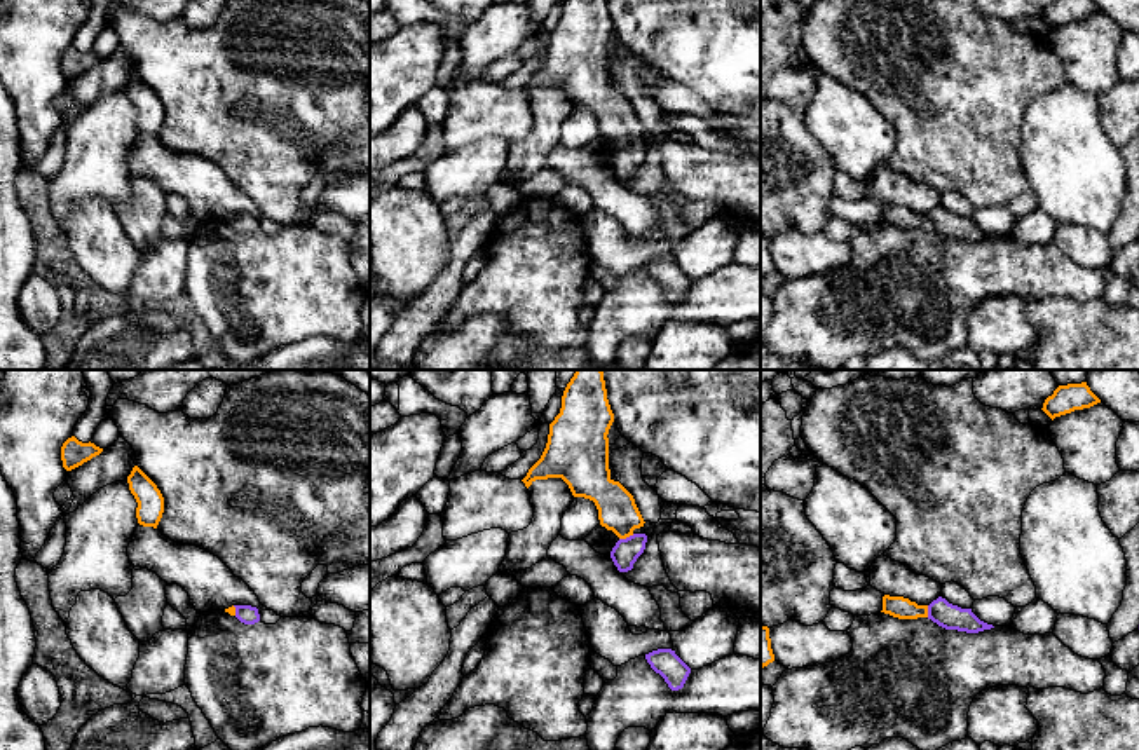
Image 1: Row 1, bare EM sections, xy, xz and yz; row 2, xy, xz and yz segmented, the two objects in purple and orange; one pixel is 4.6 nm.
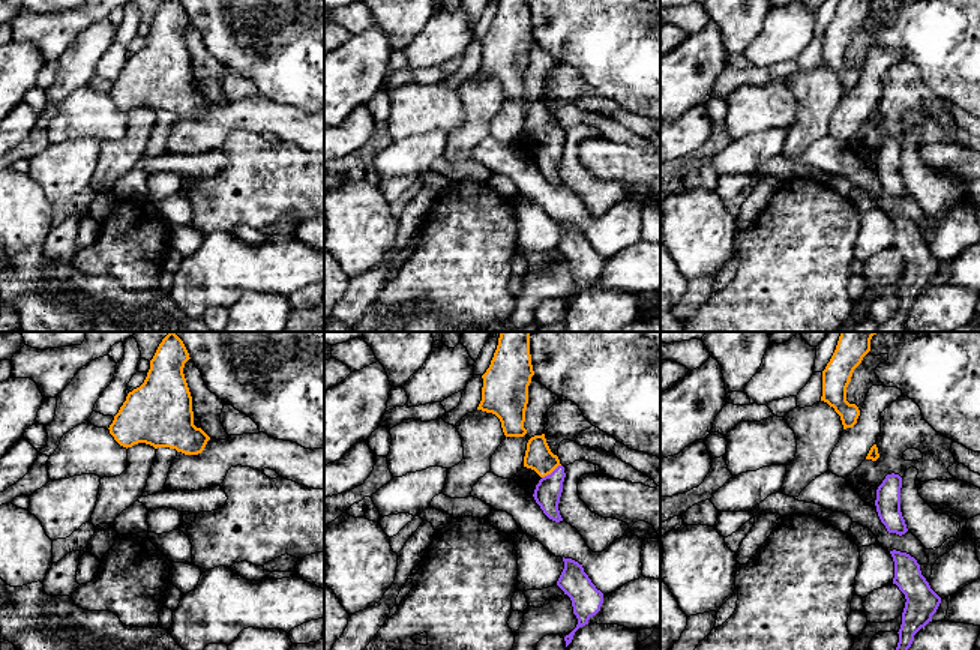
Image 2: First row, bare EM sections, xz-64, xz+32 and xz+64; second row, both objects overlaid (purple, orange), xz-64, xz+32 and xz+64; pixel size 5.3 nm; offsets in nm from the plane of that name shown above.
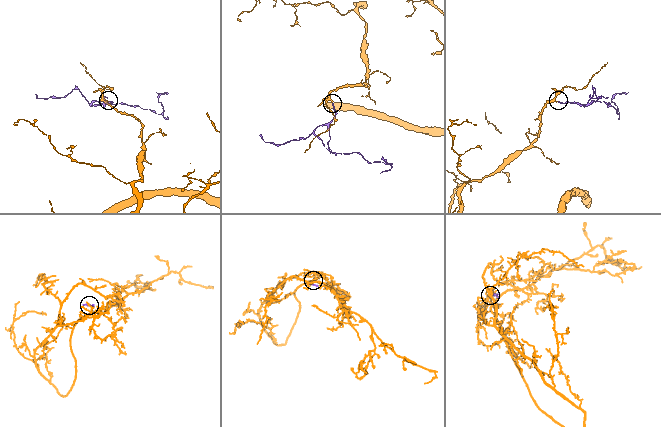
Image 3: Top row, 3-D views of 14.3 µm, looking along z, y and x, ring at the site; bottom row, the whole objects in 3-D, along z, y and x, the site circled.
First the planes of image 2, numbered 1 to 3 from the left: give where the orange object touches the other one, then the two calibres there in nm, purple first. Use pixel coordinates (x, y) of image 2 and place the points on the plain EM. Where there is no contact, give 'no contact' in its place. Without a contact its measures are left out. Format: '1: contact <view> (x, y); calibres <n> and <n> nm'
1: no contact
2: contact xz+32 (553, 135); calibres 140 and 140 nm
3: no contact

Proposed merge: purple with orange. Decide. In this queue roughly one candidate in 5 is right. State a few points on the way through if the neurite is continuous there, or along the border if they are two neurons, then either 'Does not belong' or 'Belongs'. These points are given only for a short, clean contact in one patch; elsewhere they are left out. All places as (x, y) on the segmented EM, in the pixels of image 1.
Path across: xz (625, 553), (627, 538), (623, 518), (616, 506). Belongs

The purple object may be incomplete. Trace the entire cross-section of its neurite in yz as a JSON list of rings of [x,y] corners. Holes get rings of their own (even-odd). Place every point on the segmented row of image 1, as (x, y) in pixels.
[[[883,597],[883,610],[898,619],[928,617],[945,630],[958,630],[966,633],[979,633],[994,628],[980,621],[972,609],[961,609],[938,597],[930,605],[917,605],[904,597]]]

